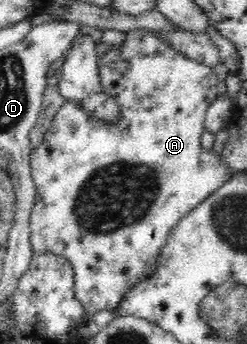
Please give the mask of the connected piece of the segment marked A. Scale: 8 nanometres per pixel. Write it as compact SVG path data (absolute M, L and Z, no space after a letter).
M131 30L125 33L125 40L120 45L111 45L109 49L99 57L99 71L104 92L113 96L120 105L121 117L119 123L104 123L98 119L92 119L80 104L66 101L56 113L50 128L44 134L40 147L30 150L31 176L33 177L37 202L34 205L30 222L31 243L35 253L54 252L67 256L72 261L75 278L76 299L85 308L90 317L100 310L116 309L123 297L134 289L136 285L147 279L158 264L160 253L167 246L171 232L178 226L180 220L196 208L198 204L209 198L218 188L224 185L230 173L230 166L222 160L222 154L212 150L204 150L200 145L200 136L205 131L204 120L209 106L216 100L218 91L216 85L219 82L218 75L207 65L184 56L181 52L164 43L158 35L148 30Z

